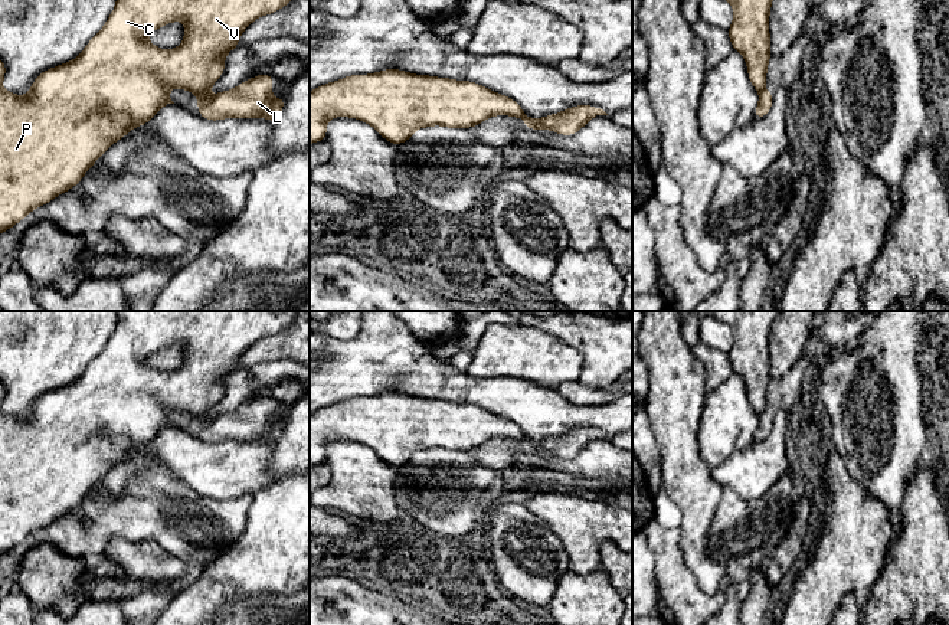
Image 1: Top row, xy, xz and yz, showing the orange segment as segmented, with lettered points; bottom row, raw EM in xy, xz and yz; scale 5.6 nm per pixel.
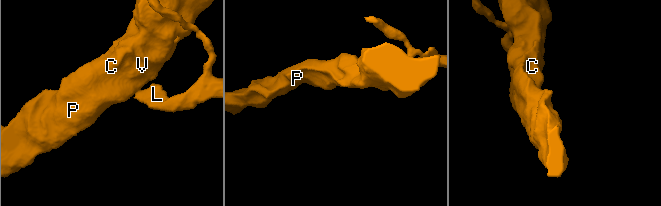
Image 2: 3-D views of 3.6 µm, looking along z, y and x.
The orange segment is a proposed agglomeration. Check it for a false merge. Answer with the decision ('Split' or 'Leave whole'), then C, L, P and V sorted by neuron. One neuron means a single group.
Split. Groups: C P V / L

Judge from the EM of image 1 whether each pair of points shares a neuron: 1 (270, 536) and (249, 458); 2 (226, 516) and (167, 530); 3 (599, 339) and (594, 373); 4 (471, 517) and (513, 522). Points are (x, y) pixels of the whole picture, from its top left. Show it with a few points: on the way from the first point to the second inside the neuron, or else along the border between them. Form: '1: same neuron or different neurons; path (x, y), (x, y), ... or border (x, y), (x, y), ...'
1: different neurons; border (270, 458), (267, 465), (270, 481), (251, 494)
2: same neuron; path (212, 530), (182, 530)
3: same neuron; path (599, 347), (599, 365)
4: different neurons; border (522, 503), (501, 503), (491, 513), (487, 532)

